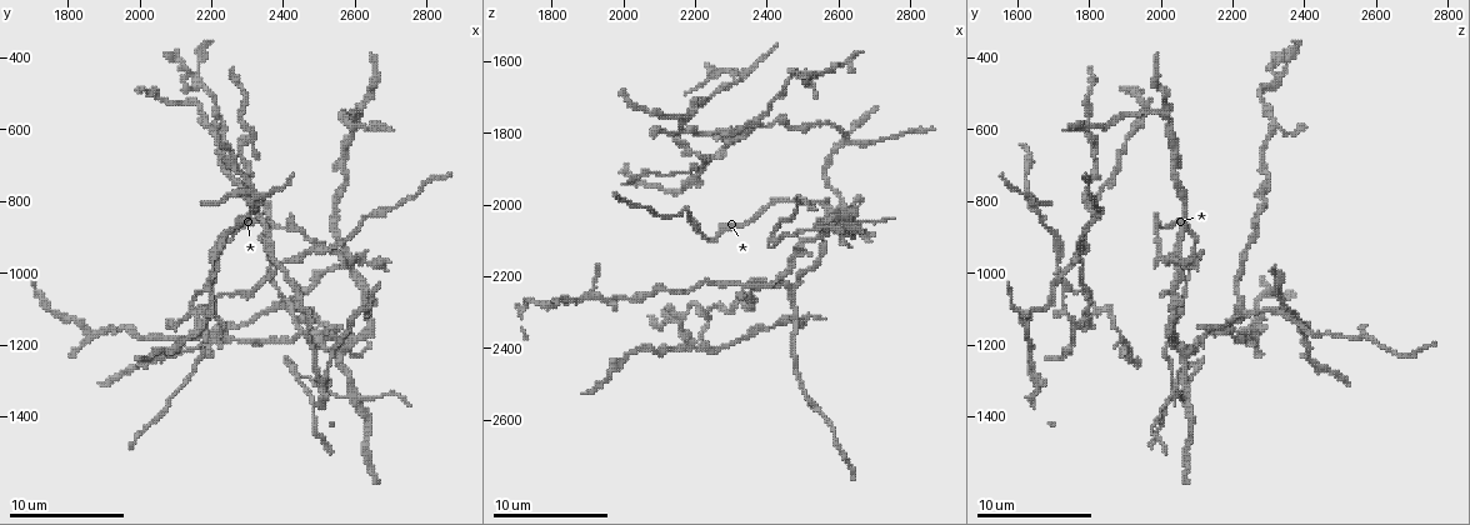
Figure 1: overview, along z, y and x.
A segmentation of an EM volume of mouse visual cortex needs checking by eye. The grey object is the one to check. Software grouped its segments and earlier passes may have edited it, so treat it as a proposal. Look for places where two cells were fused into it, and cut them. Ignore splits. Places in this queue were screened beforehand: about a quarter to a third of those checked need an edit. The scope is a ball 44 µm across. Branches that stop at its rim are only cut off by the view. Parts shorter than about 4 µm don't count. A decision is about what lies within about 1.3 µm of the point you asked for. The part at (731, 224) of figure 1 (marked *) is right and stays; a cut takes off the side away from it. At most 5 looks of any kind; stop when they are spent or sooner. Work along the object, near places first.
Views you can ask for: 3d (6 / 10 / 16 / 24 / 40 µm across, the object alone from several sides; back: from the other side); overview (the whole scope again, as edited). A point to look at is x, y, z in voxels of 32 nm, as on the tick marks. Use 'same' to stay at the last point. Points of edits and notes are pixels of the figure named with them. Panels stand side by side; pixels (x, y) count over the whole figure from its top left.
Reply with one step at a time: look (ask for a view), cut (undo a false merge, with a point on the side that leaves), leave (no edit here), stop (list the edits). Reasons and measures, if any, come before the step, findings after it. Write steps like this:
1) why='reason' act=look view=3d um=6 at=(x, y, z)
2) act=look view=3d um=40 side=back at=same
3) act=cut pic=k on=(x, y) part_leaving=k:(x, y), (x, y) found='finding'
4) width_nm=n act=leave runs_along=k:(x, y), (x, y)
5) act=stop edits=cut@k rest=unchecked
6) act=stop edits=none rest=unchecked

why='four arms meet' act=look view=3d um=10 at=(2140, 1110, 1820)

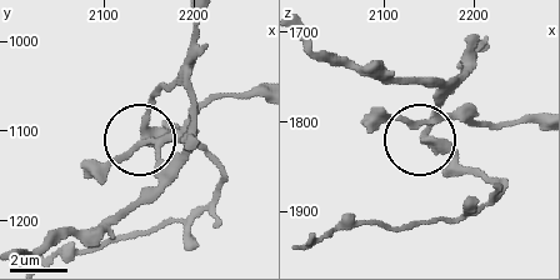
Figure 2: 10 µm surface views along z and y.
side_arm_um=20 act=leave found='continuous, no second cell'

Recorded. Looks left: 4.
why='narrows sharply' act=look view=3d um=10 at=(2210, 990, 1720)

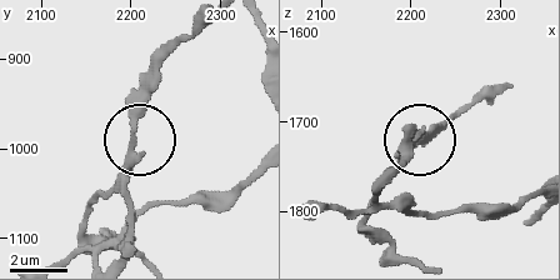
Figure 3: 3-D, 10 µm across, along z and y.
act=look view=3d um=10 side=back at=same

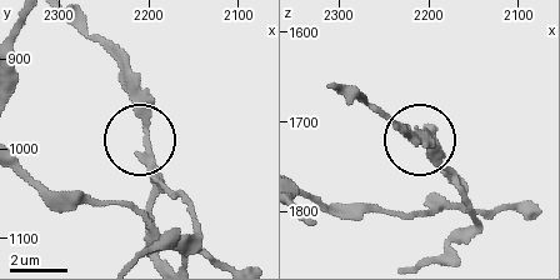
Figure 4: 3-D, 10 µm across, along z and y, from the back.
act=leave found='one cell here'

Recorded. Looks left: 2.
why='four arms meet' act=look view=3d um=10 at=(2610, 540, 2010)

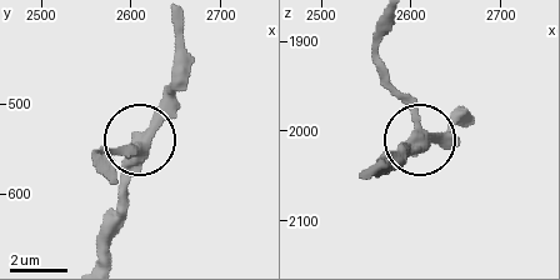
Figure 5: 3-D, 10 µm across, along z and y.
width_nm=400 act=leave runs_along=5:(385, 165), (421, 139), (469, 121) found='continuous, no second cell'

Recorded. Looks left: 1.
act=stop edits=none rest=unchecked

